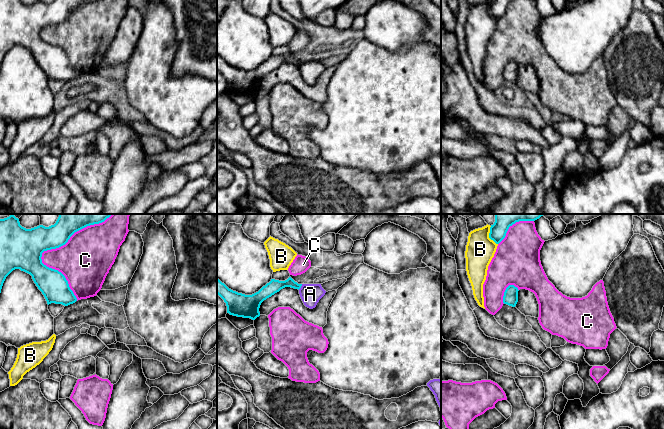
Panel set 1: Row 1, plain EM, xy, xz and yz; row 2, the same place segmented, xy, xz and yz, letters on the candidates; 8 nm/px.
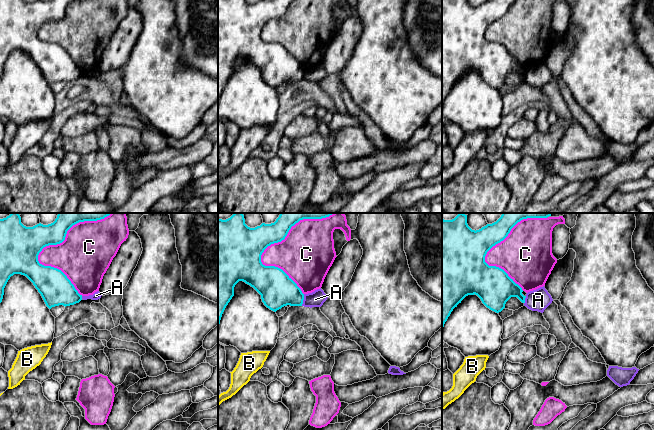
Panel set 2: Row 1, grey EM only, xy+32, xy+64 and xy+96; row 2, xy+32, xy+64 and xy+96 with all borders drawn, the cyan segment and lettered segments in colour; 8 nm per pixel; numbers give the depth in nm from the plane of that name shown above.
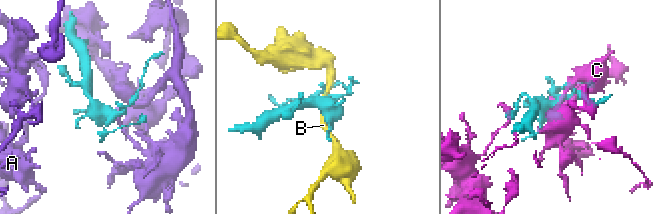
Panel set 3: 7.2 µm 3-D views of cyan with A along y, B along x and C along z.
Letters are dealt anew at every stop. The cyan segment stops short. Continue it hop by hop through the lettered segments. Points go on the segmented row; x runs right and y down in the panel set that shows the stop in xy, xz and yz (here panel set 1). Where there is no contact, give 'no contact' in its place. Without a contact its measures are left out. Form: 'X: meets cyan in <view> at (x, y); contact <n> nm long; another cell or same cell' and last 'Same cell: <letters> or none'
A: meets cyan in xz at (300, 287); contact 60 nm long; another cell
B: meets cyan in yz at (489, 236); contact 160 nm long; another cell
C: meets cyan in xy at (50, 249); contact 750 nm long; another cell
Same cell: none

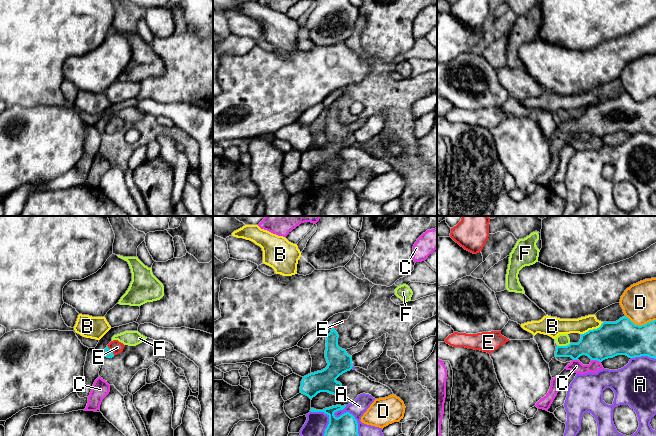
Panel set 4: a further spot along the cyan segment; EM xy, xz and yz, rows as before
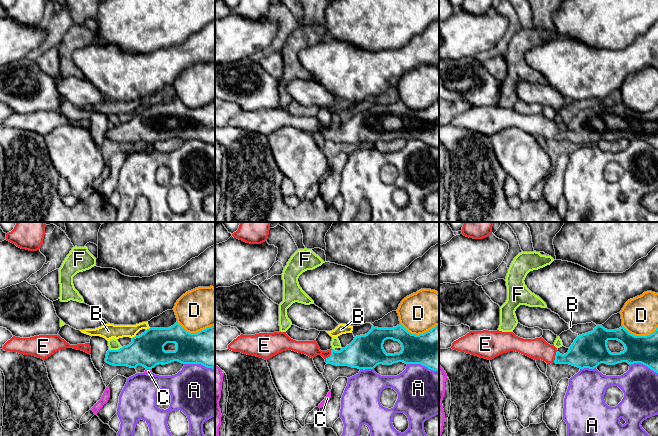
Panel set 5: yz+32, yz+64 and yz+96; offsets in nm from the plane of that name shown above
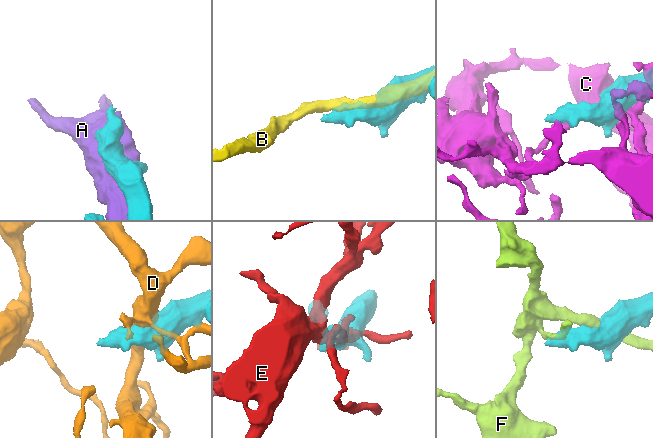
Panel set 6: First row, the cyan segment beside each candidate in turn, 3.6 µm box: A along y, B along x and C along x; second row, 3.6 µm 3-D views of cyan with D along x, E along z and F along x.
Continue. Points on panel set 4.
A: meets cyan in xz at (353, 416); contact 280 nm long; another cell
B: meets cyan in yz at (593, 329); contact 200 nm long; another cell
C: meets cyan in yz at (596, 359); contact 80 nm long; another cell
D: meets cyan in yz at (641, 325); contact 260 nm long; another cell
E: meets cyan in xy at (111, 350); contact 110 nm long; same cell
F: meets cyan in yz at (564, 346); contact 110 nm long; another cell
Same cell: E

